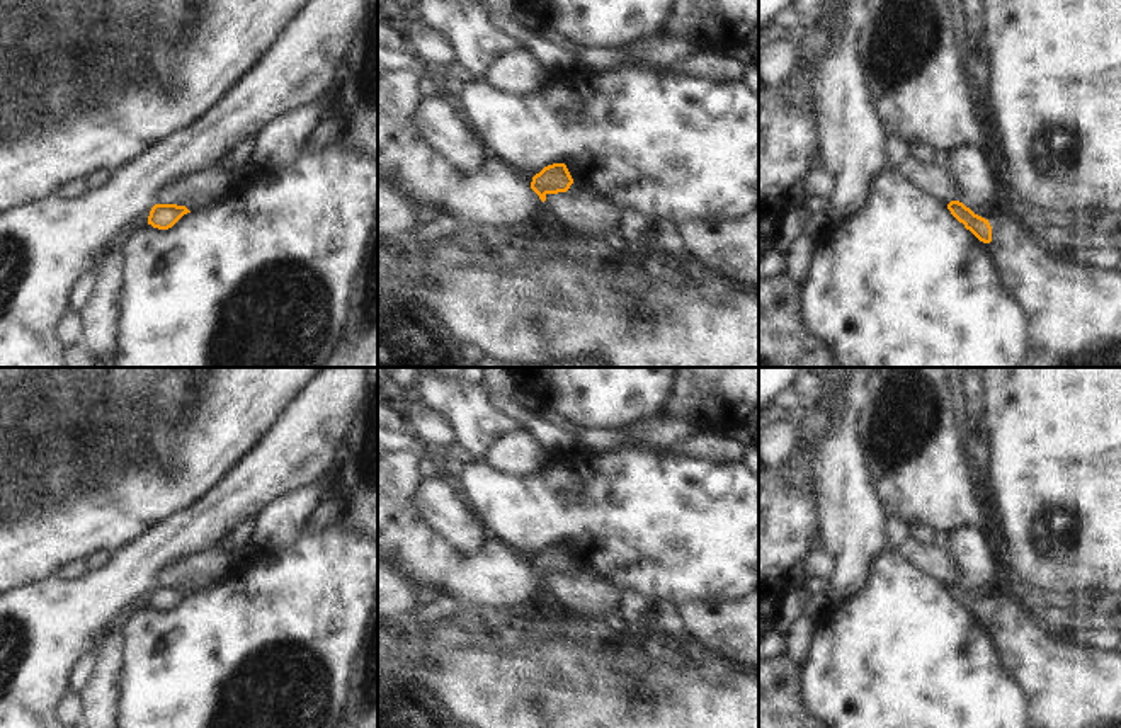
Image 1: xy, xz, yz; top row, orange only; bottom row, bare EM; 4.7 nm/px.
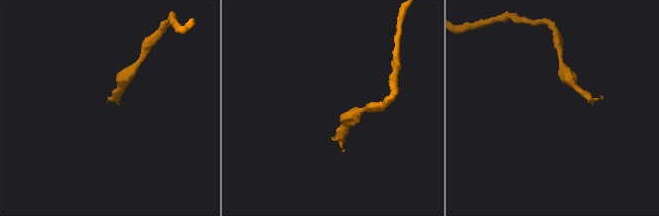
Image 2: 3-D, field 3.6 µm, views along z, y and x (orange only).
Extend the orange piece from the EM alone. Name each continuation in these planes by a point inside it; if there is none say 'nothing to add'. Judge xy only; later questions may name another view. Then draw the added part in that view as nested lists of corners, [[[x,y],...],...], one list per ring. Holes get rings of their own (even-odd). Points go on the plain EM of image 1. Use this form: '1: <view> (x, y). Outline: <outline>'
nothing to add

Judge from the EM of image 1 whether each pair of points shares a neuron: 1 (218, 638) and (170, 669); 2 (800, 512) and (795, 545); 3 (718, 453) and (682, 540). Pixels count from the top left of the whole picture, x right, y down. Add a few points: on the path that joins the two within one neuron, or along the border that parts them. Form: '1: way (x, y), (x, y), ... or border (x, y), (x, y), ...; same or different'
1: way (206, 650), (187, 669), (182, 669); same
2: way (795, 521), (795, 536); same
3: border (706, 456), (718, 463); different

